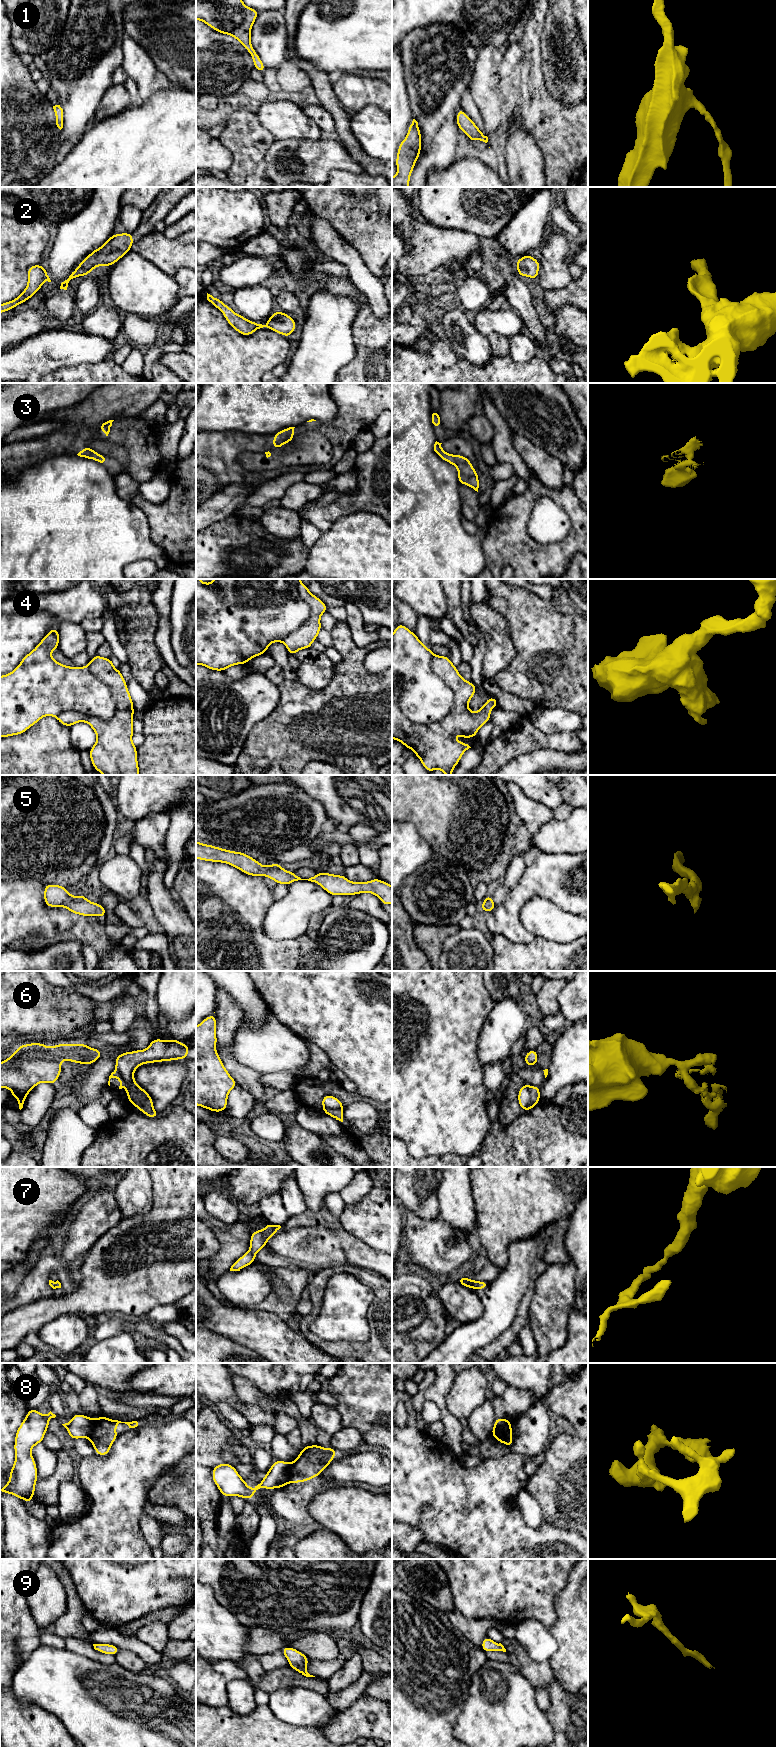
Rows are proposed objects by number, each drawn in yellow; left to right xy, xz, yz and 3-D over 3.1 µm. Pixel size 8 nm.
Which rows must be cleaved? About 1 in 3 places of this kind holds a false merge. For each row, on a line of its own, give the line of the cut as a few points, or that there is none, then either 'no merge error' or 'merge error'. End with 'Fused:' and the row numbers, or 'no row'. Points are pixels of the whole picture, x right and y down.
1: no cut; no merge error
2: no cut; no merge error
3: no cut; no merge error
4: cut in yz along (435, 655), (432, 669), (453, 704), (440, 720), (417, 724); merge error
5: no cut; no merge error
6: cut in yz along (529, 1086), (529, 1106), (526, 1110); merge error
7: no cut; no merge error
8: cut in xz along (291, 1464), (288, 1470), (288, 1479), (284, 1485); merge error
9: no cut; no merge error
Fused: 4, 6, 8

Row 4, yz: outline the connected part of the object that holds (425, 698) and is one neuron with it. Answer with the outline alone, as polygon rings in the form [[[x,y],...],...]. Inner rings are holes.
[[[399,624],[392,634],[392,690],[401,682],[399,706],[414,723],[441,721],[451,710],[454,694],[445,681],[432,669],[435,654],[405,625]]]

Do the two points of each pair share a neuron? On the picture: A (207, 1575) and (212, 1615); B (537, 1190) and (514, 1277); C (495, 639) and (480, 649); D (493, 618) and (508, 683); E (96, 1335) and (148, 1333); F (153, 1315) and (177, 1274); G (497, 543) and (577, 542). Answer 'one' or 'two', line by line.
A: two
B: two
C: two
D: two
E: one
F: two
G: one

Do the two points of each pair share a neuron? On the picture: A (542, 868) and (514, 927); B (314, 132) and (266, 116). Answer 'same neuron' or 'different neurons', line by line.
A: same neuron
B: same neuron

